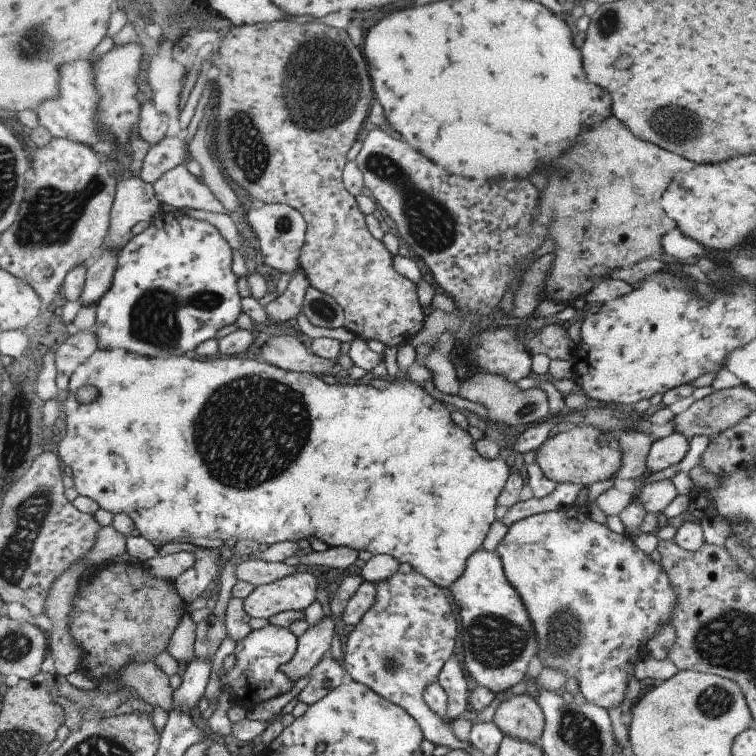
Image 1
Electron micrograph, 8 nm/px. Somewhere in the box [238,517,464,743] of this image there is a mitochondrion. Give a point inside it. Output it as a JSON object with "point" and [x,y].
{"point":[393,664]}

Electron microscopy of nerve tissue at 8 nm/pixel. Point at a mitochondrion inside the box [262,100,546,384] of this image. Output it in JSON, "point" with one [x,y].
{"point":[430,223]}

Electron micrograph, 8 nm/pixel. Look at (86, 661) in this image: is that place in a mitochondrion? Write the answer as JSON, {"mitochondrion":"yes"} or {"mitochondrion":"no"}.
{"mitochondrion":"no"}

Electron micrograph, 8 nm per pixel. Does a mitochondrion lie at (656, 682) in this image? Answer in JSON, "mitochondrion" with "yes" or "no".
{"mitochondrion":"no"}

